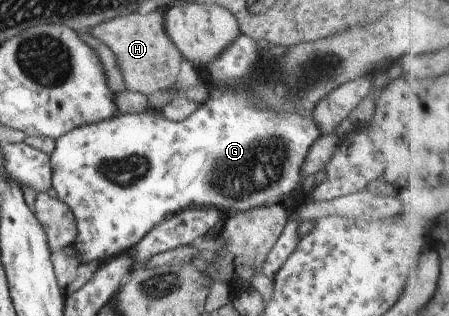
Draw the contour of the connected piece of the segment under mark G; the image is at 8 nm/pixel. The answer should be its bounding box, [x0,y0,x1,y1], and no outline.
[50,34,321,266]

